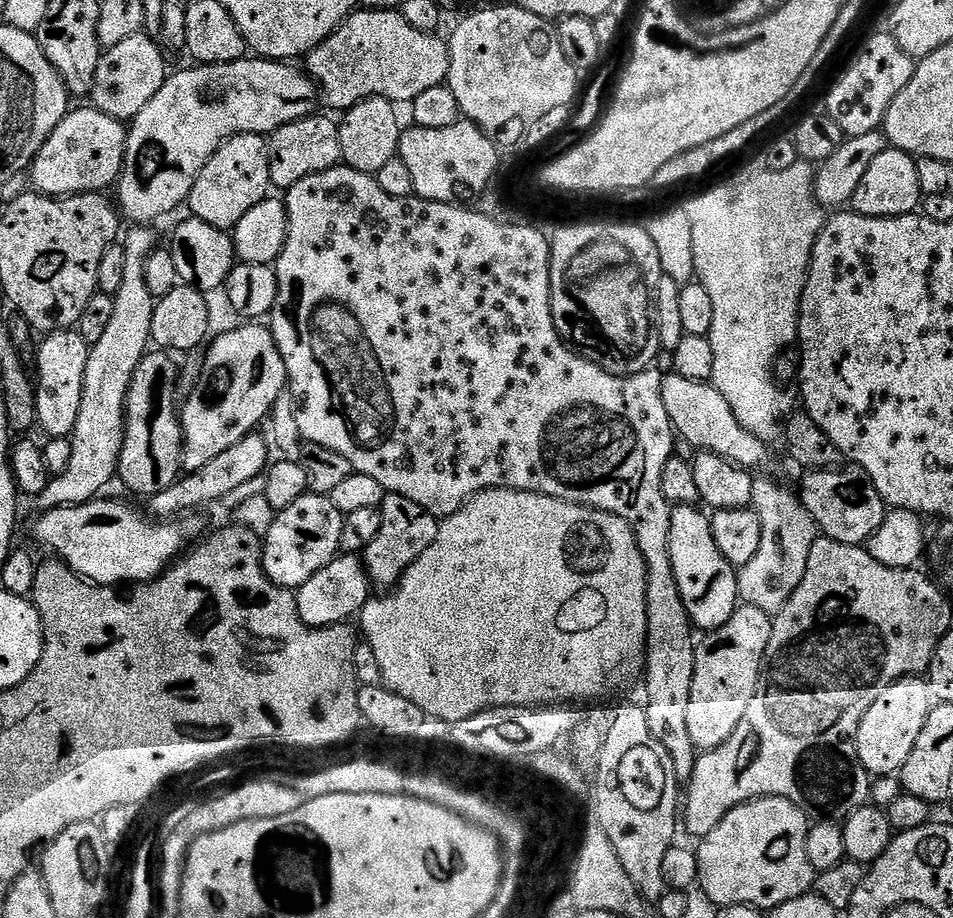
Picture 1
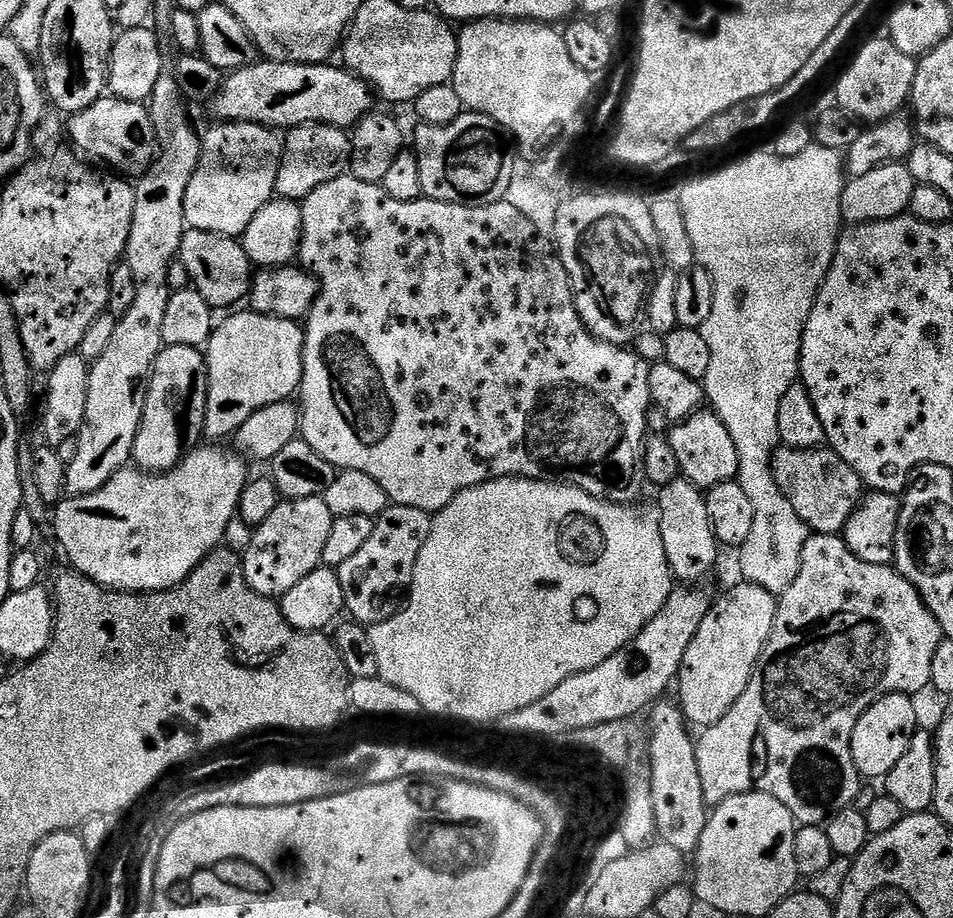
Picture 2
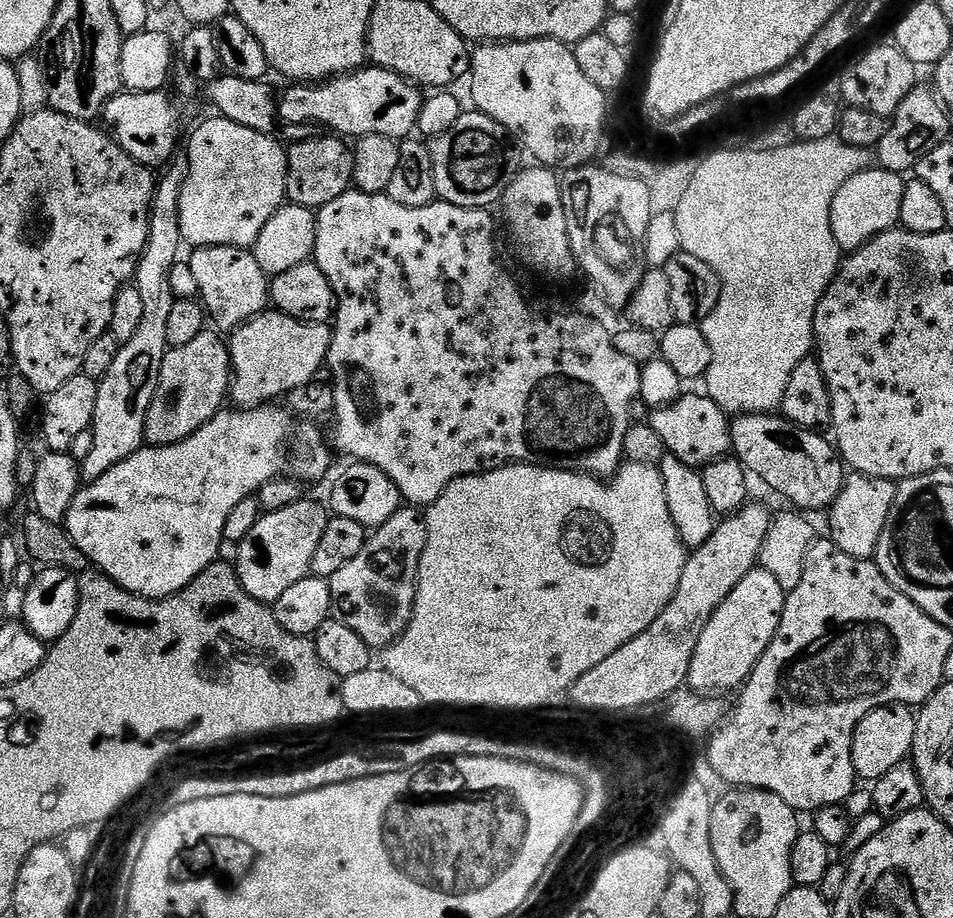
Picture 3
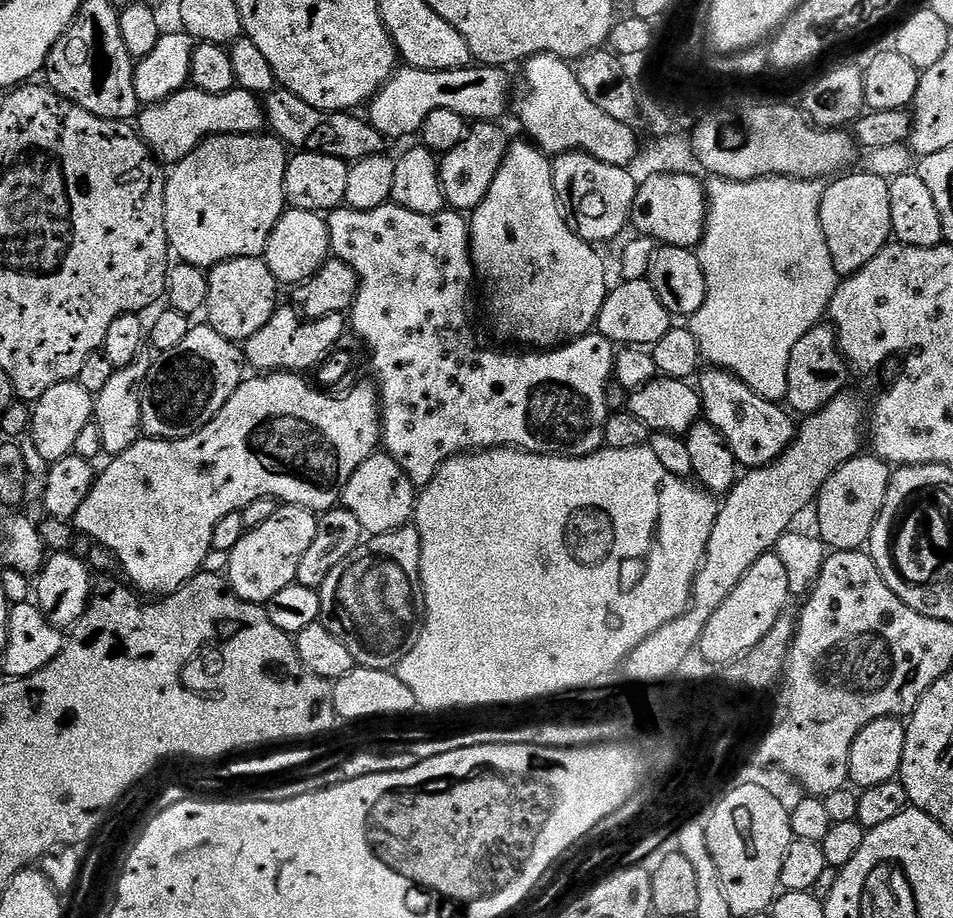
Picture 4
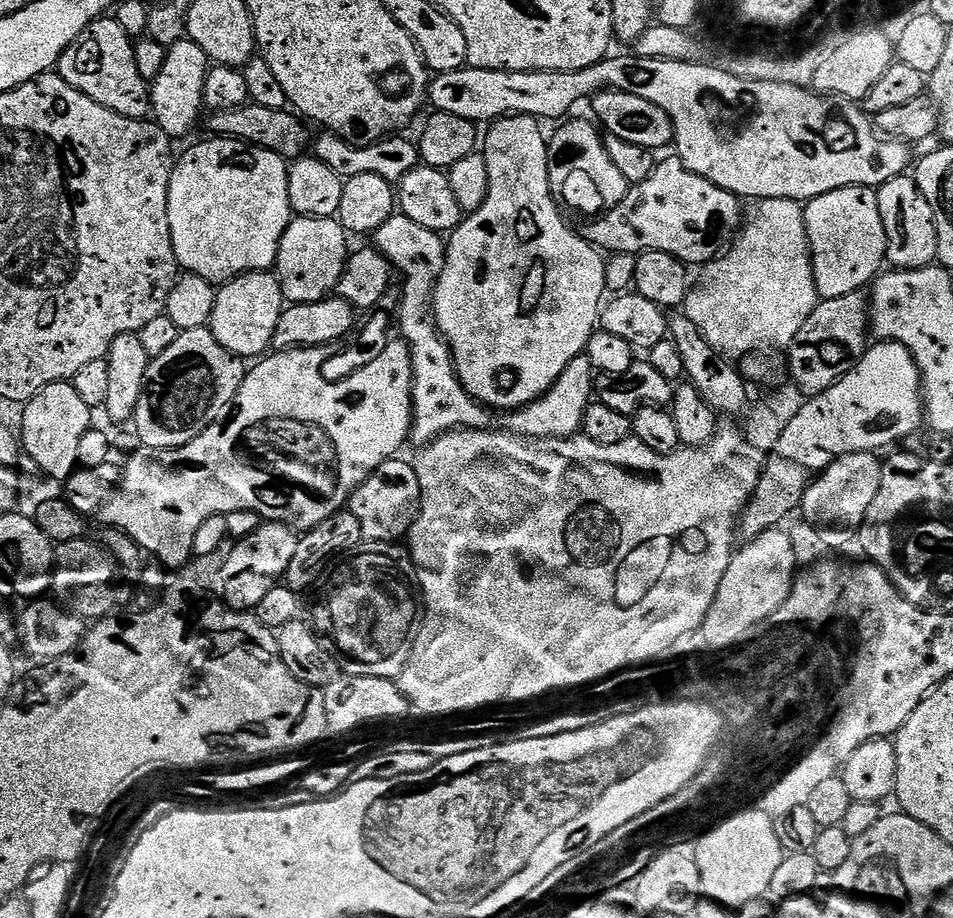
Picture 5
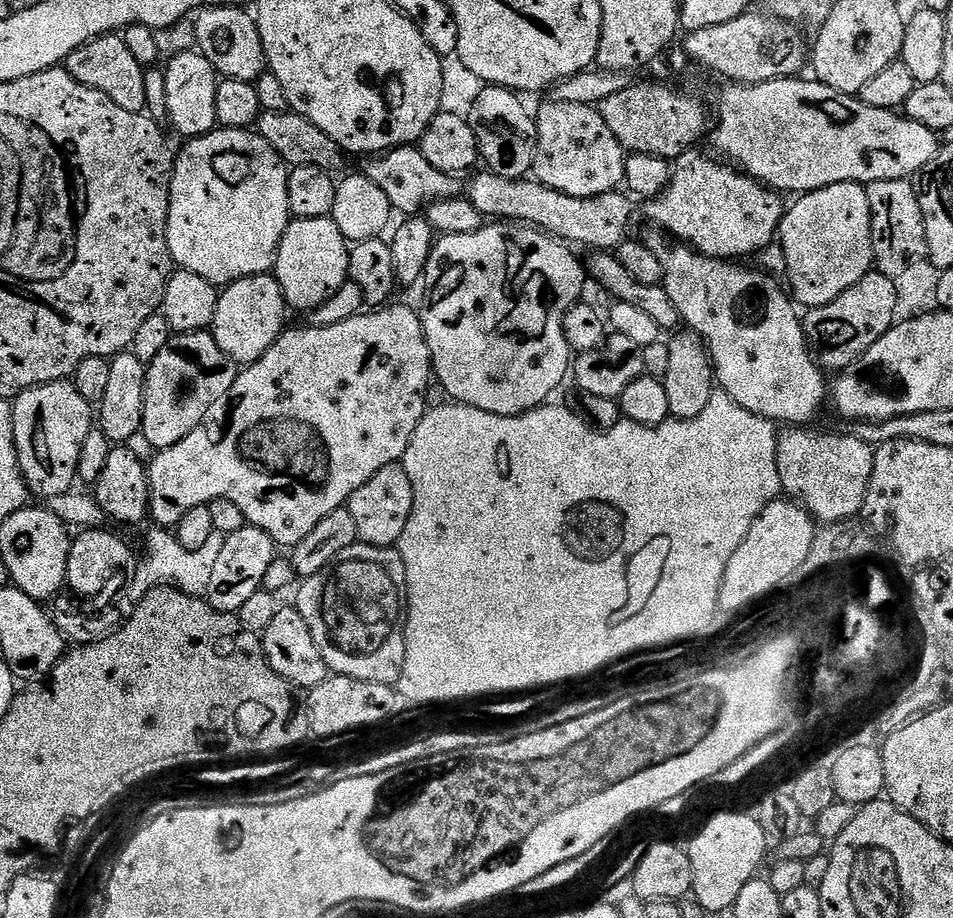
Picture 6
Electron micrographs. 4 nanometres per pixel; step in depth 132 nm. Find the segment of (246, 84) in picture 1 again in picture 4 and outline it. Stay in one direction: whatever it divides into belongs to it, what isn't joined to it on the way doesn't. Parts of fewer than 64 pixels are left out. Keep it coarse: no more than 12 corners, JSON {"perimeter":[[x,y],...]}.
{"perimeter":[[500,66],[397,67],[367,105],[386,138],[413,136],[434,110],[496,122]]}

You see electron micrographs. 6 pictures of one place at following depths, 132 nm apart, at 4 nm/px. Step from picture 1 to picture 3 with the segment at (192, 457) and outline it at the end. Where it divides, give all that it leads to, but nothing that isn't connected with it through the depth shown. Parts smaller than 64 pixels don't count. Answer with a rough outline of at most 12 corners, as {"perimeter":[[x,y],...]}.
{"perimeter":[[265,310],[227,337],[230,400],[271,405],[325,367],[332,330]]}

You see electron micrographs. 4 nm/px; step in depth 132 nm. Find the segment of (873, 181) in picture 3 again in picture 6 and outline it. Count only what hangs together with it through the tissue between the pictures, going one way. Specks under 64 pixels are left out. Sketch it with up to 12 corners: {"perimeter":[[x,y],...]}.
{"perimeter":[[863,184],[805,192],[778,229],[790,292],[834,302],[873,271]]}

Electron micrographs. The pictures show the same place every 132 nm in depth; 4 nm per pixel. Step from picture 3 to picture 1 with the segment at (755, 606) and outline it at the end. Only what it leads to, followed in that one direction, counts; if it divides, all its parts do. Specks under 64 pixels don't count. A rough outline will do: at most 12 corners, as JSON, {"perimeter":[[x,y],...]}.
{"perimeter":[[741,603],[696,646],[686,730],[709,752],[742,722],[773,617]]}

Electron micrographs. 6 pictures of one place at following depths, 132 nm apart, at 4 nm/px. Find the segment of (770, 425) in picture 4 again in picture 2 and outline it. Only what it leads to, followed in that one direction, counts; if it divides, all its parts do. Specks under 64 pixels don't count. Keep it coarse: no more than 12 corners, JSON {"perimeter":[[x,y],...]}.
{"perimeter":[[777,447],[778,490],[813,533],[843,533],[864,483],[837,452]]}

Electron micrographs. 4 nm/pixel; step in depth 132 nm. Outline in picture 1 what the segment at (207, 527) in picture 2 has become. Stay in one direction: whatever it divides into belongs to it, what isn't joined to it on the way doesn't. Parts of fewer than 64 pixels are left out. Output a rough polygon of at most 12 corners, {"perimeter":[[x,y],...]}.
{"perimeter":[[120,500],[43,513],[36,536],[85,580],[155,580],[180,522]]}

